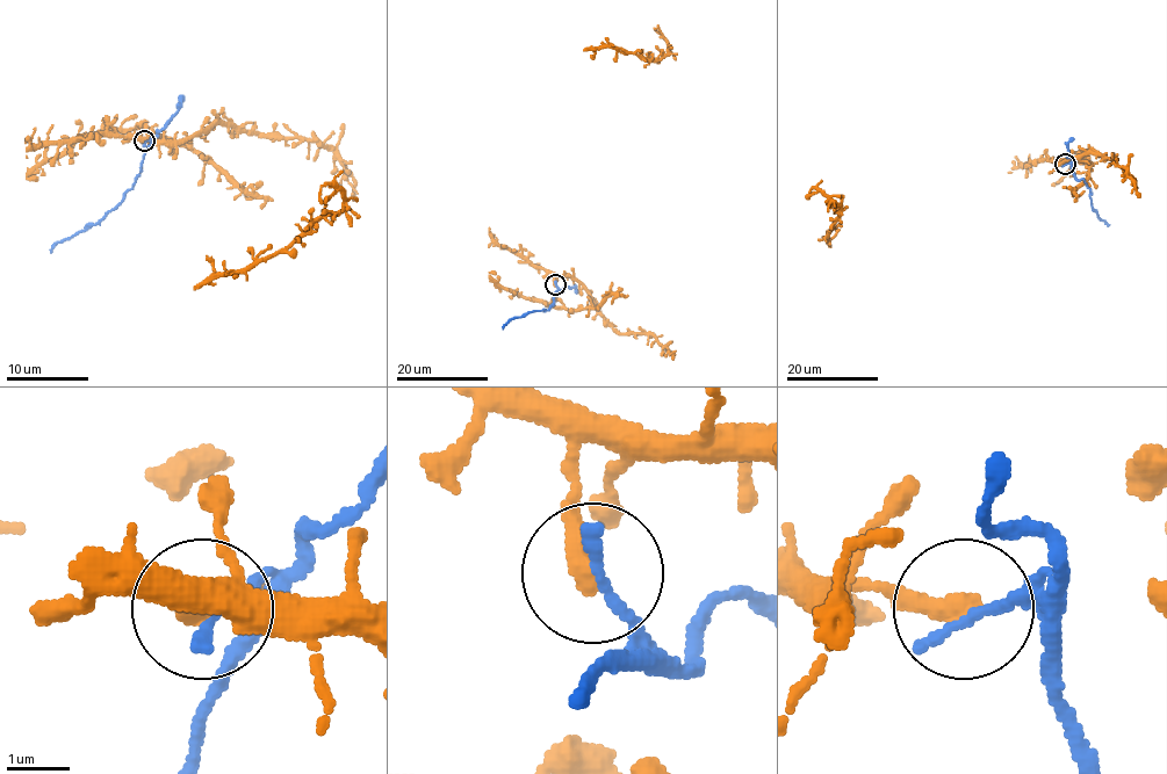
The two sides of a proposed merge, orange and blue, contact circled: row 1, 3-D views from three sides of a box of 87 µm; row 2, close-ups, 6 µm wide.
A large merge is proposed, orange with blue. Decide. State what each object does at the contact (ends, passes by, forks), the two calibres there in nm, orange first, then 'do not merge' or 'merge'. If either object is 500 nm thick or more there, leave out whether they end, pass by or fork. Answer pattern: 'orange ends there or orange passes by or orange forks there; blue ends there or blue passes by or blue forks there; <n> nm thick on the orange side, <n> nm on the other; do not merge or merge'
orange ends there; blue ends there; 400 nm thick on the orange side, 220 nm on the other; do not merge

